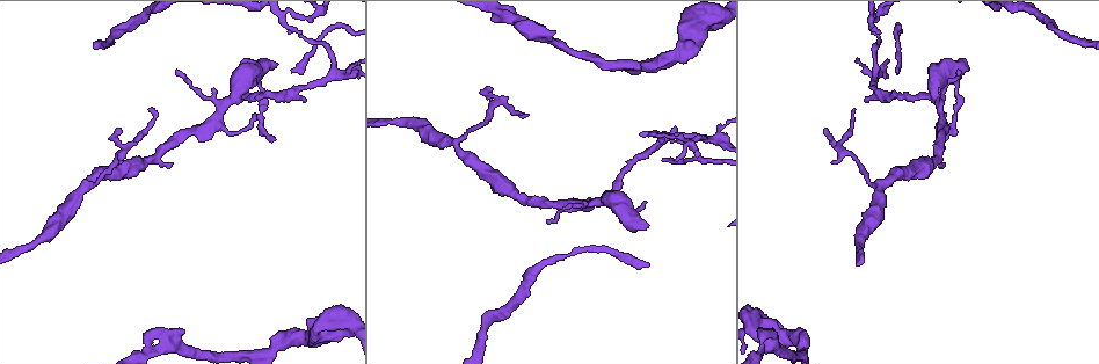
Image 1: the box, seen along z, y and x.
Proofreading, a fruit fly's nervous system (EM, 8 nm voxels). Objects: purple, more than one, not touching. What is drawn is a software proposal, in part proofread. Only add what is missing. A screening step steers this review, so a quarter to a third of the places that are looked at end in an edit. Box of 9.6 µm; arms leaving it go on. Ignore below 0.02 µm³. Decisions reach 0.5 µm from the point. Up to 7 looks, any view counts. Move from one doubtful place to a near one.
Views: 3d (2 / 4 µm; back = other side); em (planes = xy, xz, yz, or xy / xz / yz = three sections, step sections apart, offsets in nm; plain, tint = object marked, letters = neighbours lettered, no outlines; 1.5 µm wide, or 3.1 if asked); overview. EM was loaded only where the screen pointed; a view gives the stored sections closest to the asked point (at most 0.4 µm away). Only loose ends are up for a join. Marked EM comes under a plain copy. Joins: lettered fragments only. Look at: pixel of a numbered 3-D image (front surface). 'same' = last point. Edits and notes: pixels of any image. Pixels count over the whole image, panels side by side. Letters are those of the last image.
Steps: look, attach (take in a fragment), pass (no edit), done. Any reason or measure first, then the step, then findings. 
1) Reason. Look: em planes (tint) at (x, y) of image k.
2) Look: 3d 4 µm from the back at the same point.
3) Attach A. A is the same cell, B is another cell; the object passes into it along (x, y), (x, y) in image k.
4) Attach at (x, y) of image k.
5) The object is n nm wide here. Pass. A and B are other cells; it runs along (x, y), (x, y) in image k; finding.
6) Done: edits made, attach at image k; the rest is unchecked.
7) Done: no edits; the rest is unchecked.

Thick end. Look: 3d 2 µm at (276, 65) of image 1.

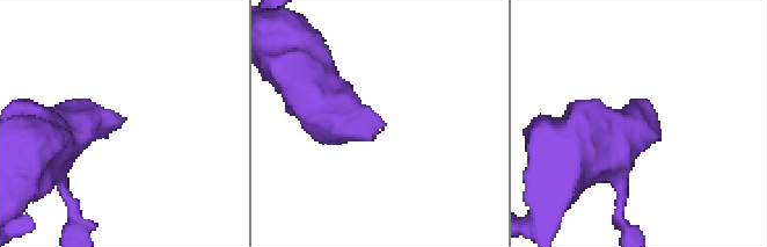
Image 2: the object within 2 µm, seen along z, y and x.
Need the tissue. Look: em xz step 8 (letters) at (646, 119) of image 2.

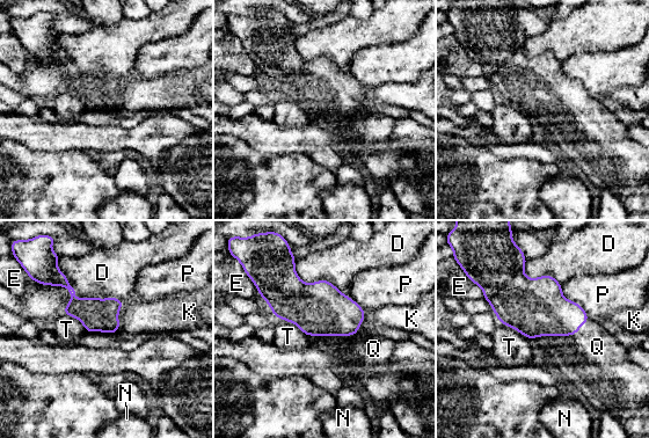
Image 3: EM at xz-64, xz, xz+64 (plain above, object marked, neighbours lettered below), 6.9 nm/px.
Look: em planes (letters) at the same point.

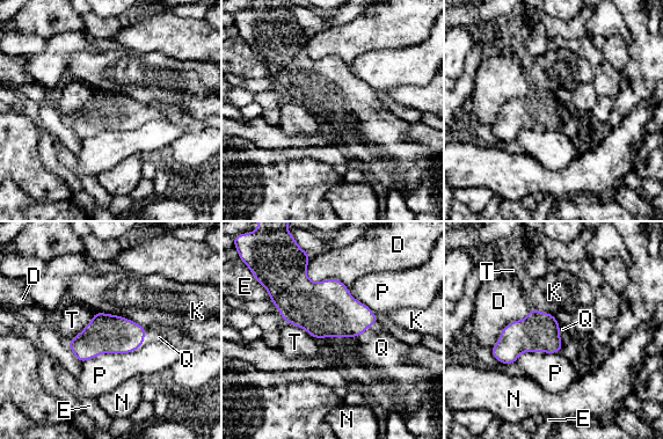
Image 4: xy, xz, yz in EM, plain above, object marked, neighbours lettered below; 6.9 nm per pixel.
The longest contact is with P, 400 nm. Attach Q. Q is the same cell, D, E, K, N, P and T are other cells; the neuron continues.

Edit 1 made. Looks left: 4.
Tapers out. Look: 3d 4 µm at (177, 73) of image 1.

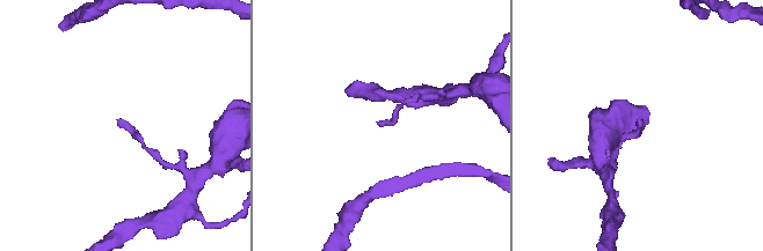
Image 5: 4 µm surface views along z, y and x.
Need the tissue. Look: em planes (tint) at (118, 120) of image 5.

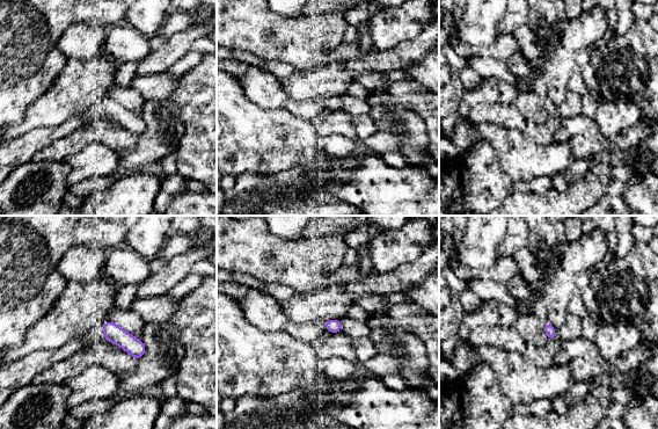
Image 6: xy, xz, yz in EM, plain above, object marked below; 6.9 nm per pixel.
Look: em planes (letters) at the same point.

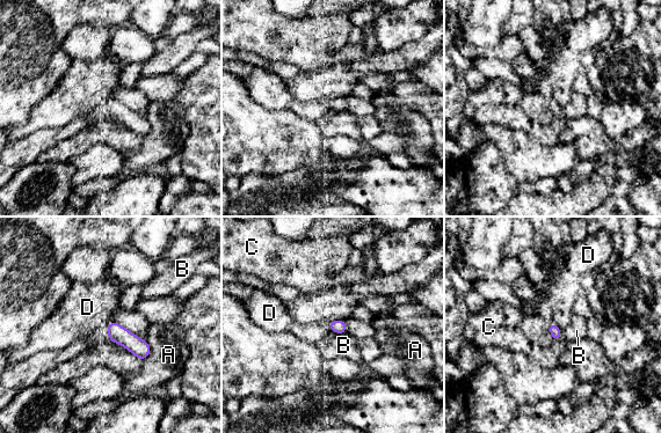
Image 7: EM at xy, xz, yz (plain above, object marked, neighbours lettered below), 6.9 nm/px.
Pass. A, B, C and D are other cells; a border runs along (327, 325), (338, 335) in image 7; none of them fits.

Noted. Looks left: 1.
Thin end. Look: em planes (letters) at (856, 109) of image 1.

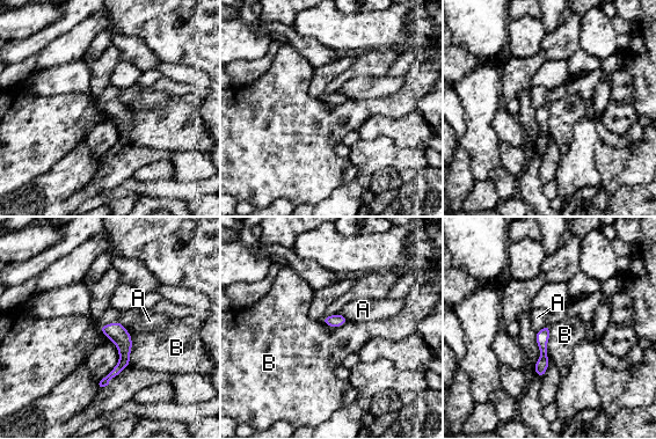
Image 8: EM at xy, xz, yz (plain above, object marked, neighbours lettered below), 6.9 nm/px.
Pass. A and B are other cells; it runs along (117, 324), (124, 361), (102, 383) in image 8; no lettered fragment goes on from it.

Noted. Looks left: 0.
Done: edits made, attach at image 4; the rest is unchecked.

